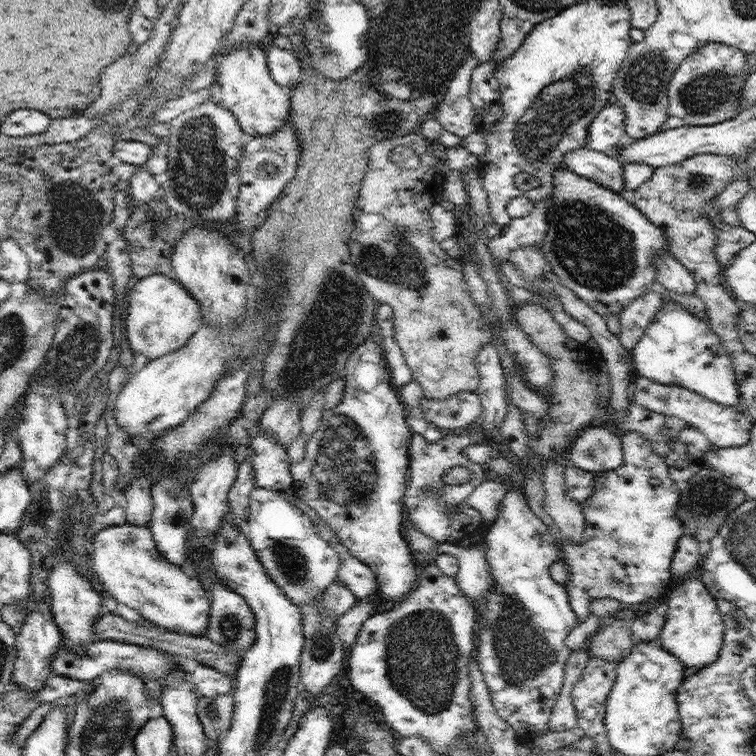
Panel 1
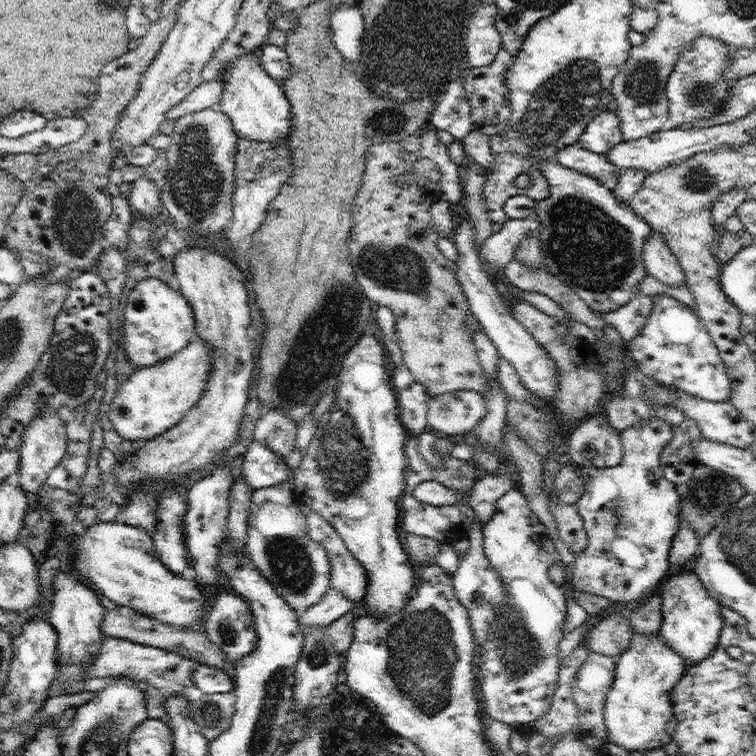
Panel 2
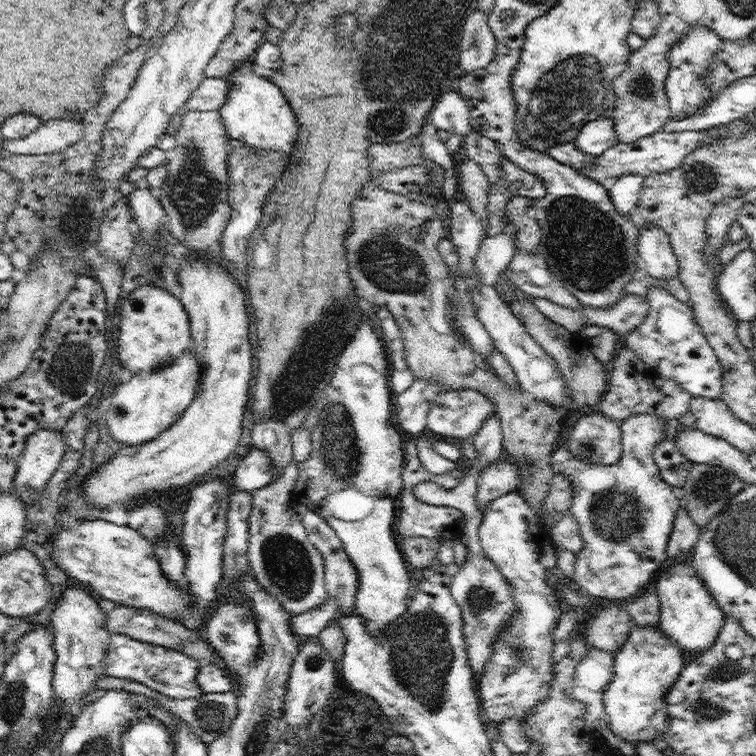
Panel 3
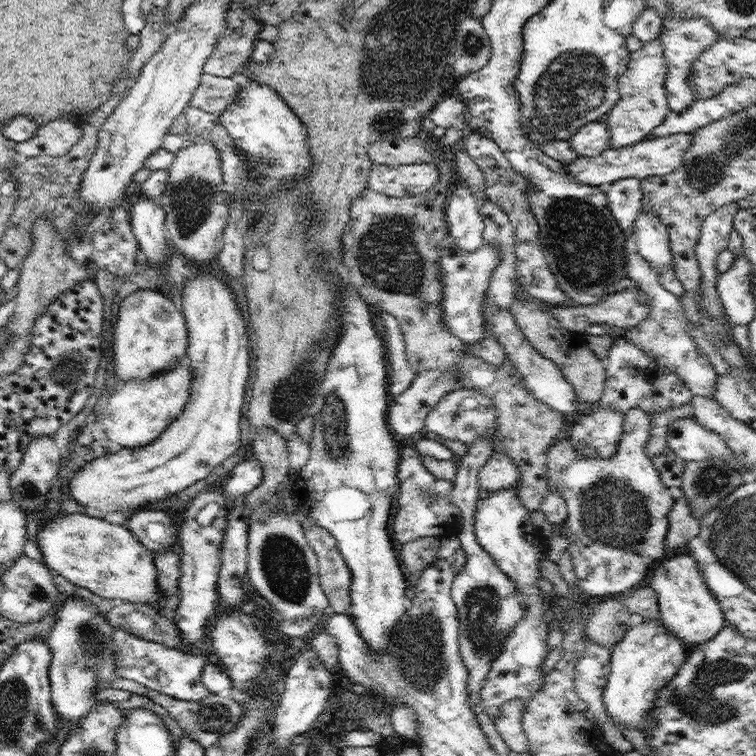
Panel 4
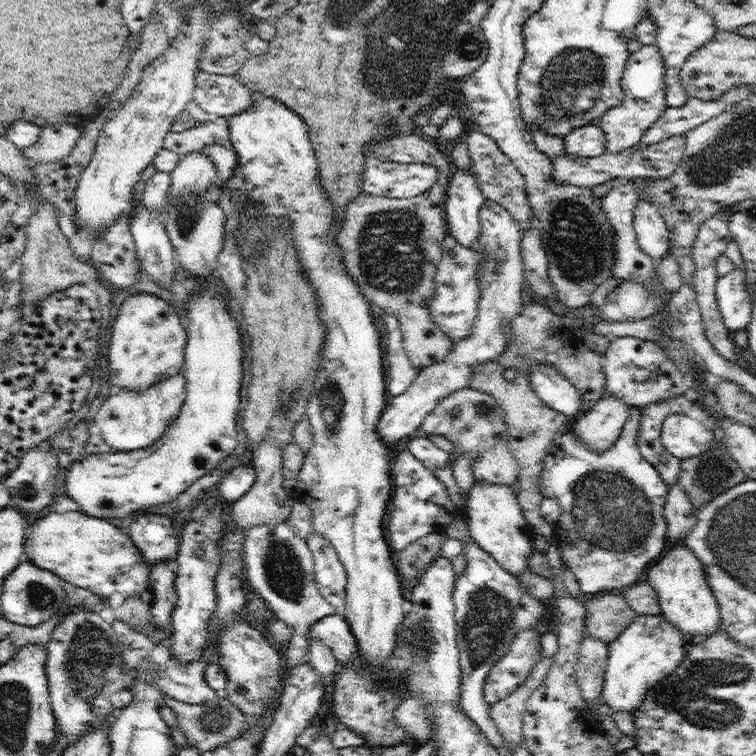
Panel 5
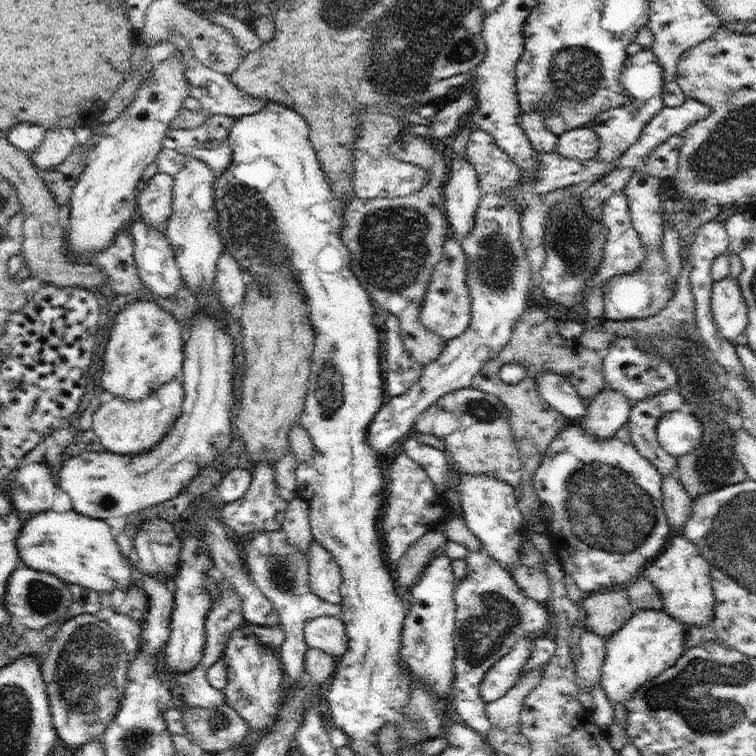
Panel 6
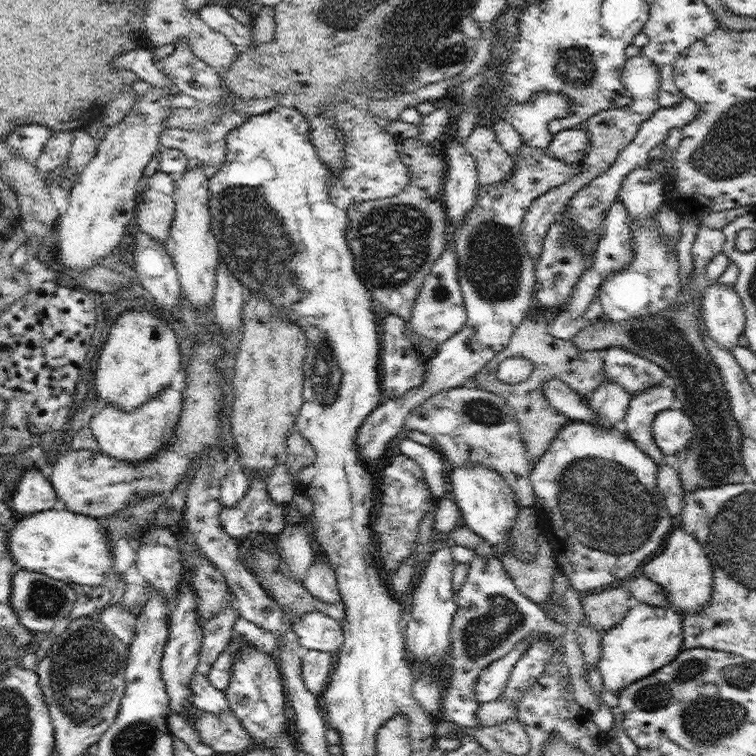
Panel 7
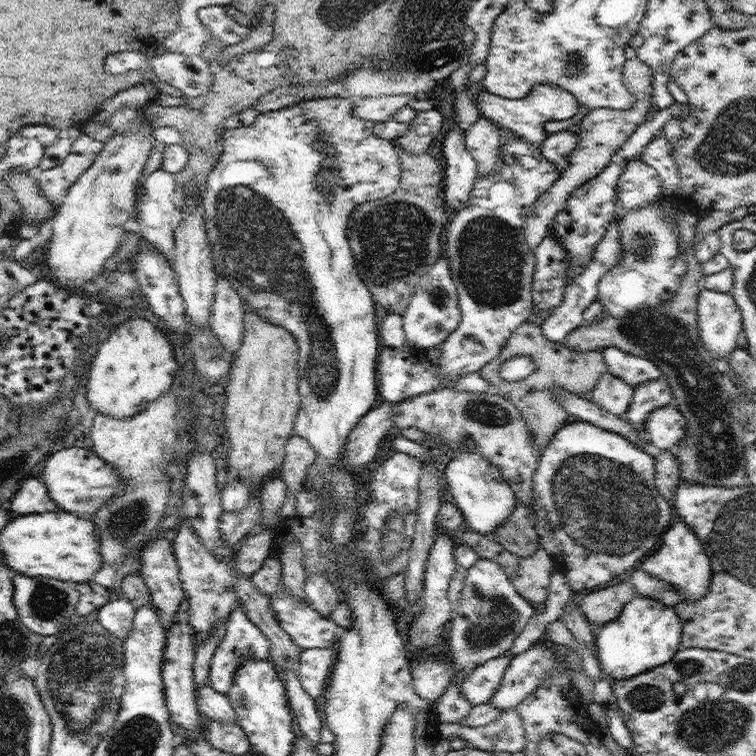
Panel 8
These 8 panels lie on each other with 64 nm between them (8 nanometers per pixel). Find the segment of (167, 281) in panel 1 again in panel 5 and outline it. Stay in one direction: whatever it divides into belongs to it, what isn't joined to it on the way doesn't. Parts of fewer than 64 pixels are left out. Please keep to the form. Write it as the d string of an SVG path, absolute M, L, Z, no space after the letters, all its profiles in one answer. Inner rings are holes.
M152 294L126 298L112 326L108 361L110 384L114 391L132 389L140 392L182 370L187 342L184 319L166 300Z

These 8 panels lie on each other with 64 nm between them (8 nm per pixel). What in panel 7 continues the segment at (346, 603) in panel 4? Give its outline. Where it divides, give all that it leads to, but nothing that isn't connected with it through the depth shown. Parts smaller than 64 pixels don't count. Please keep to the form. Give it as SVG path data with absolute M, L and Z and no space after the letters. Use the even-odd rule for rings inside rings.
M317 548L316 562L308 569L307 577L302 581L303 587L323 603L337 604L341 594L337 585L337 576L327 556Z

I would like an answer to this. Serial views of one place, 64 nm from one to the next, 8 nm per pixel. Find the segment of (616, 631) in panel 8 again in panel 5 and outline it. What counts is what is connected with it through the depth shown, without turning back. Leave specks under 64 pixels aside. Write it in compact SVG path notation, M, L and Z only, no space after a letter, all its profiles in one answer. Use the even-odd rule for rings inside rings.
M640 614L638 621L630 623L624 632L614 642L608 643L608 666L604 675L604 684L602 691L602 702L610 706L612 712L629 712L635 714L635 710L643 704L647 692L659 684L671 672L674 672L680 663L684 660L687 653L684 647L684 638L680 632L669 620L666 620L662 614L654 616L653 614Z

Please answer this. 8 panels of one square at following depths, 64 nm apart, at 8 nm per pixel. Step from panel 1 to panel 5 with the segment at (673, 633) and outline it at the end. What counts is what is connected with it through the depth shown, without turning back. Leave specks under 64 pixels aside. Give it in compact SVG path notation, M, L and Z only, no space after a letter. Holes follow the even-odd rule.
M684 541L669 544L663 556L644 573L644 578L652 585L659 598L661 614L680 632L690 633L701 641L708 634L717 632L721 623L718 601L708 584L704 565Z

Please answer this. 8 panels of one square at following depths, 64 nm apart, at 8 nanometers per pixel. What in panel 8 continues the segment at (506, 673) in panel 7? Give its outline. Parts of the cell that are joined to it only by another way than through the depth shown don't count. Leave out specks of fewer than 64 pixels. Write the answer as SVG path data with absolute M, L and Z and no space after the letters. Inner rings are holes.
M502 655L485 662L461 684L462 694L474 705L488 703L500 688L506 668L514 656Z

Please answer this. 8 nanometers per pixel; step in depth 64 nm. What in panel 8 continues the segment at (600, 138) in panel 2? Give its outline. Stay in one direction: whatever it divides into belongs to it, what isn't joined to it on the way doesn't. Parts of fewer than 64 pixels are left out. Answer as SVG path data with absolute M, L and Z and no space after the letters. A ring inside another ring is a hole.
M566 129L547 135L546 140L538 146L541 153L560 171L569 164L569 156L577 147L579 136L575 129Z

